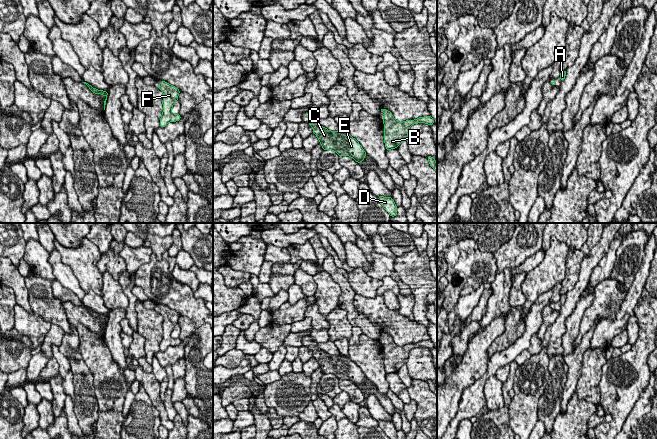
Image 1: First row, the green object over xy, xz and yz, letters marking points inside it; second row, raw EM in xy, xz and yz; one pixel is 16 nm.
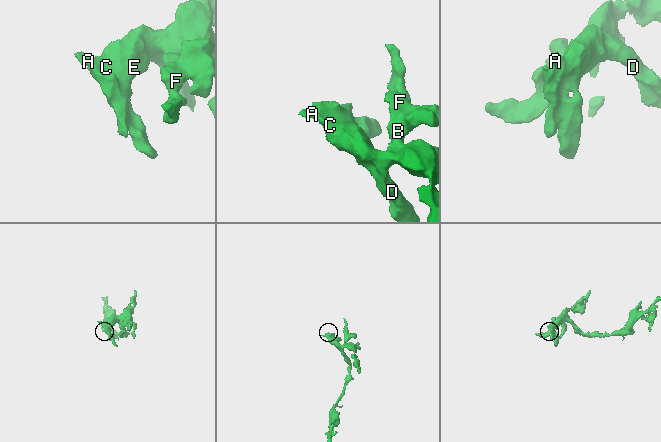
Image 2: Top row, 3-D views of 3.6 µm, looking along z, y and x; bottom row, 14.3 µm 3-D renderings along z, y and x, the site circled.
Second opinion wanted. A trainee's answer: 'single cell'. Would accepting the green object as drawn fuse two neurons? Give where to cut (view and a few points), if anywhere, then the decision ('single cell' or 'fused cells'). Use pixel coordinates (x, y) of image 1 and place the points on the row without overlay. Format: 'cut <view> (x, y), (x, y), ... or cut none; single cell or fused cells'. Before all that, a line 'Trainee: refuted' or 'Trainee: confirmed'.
Trainee: confirmed
cut none; single cell

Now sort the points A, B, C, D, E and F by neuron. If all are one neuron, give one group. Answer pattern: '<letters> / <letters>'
A B C D E F

